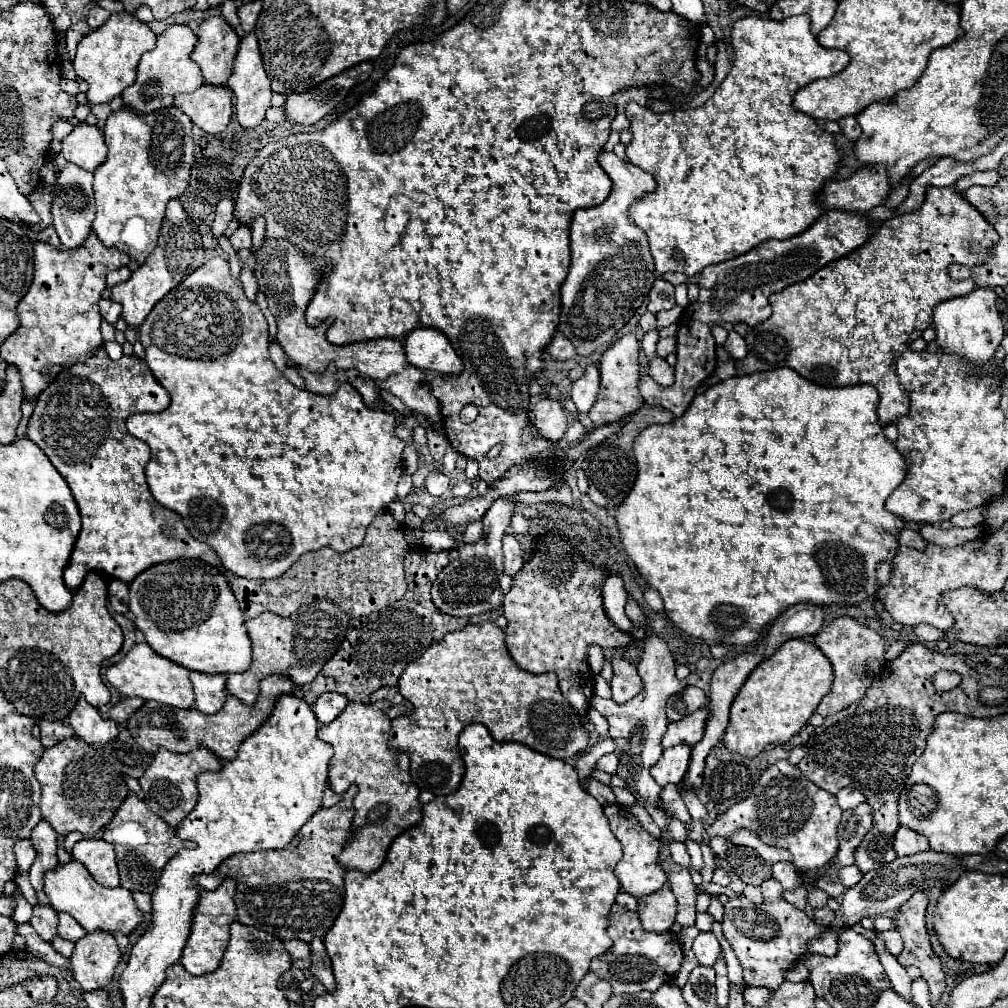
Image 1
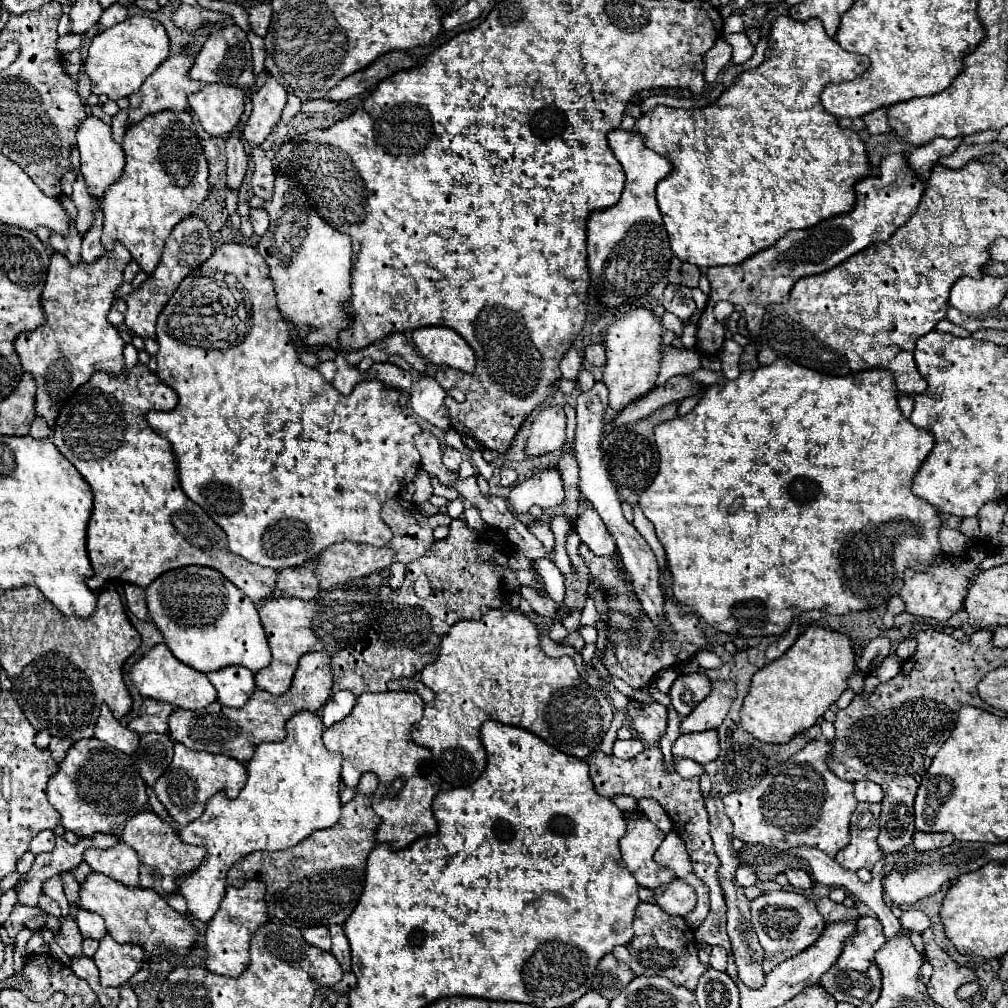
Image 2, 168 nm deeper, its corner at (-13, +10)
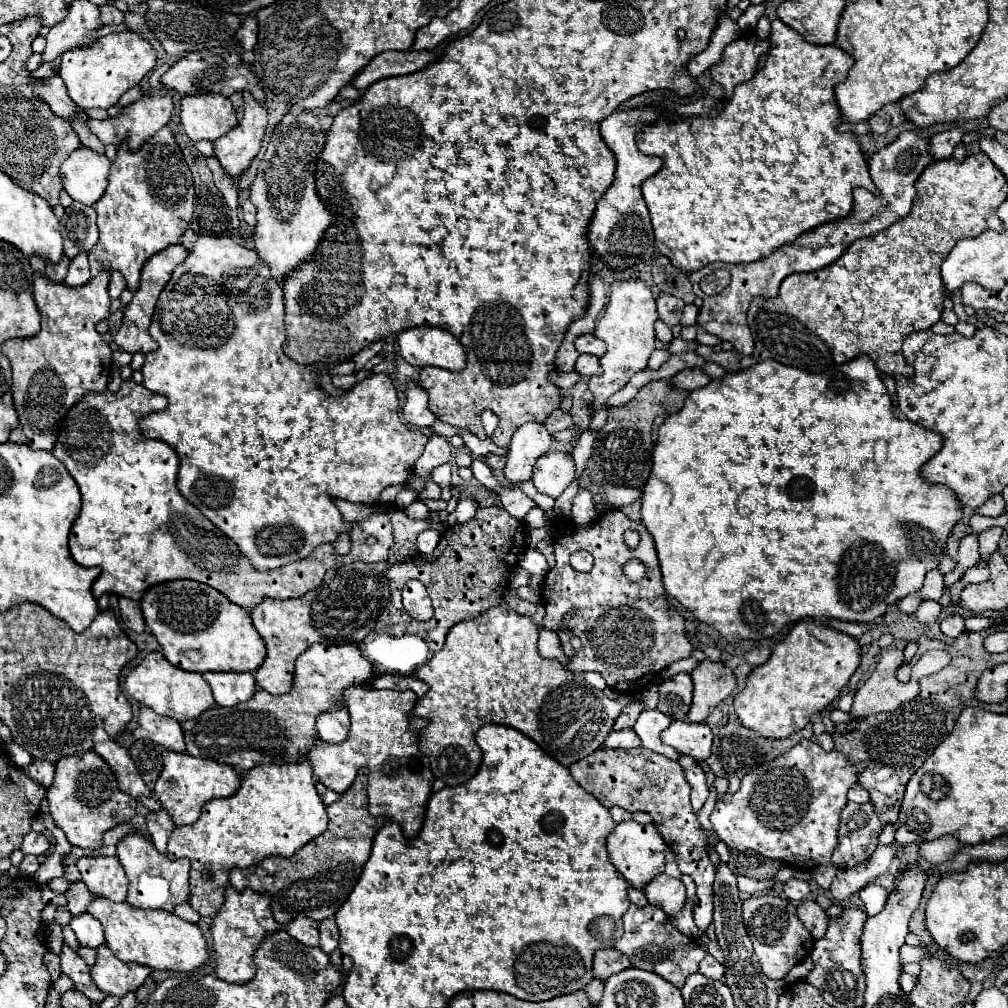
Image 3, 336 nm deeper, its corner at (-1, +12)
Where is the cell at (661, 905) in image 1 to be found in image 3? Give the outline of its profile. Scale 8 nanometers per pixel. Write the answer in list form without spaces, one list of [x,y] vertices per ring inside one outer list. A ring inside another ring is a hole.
[[[658,875],[654,881],[650,881],[644,887],[644,893],[648,897],[648,903],[654,907],[660,907],[666,915],[678,913],[684,903],[686,903],[686,889],[680,879],[668,877],[668,875]]]

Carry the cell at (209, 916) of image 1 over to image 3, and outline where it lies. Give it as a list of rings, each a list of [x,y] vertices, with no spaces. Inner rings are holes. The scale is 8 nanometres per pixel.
[[[234,887],[226,889],[226,901],[222,909],[216,913],[212,923],[212,939],[214,939],[214,951],[216,951],[216,977],[228,981],[228,983],[248,983],[256,975],[254,965],[254,953],[264,941],[266,935],[280,931],[282,925],[274,921],[274,915],[270,913],[270,897],[258,895],[252,889],[236,891]]]

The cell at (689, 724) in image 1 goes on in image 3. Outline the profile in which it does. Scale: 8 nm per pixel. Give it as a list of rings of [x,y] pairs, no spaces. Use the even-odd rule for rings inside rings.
[[[710,659],[700,661],[690,675],[694,681],[694,699],[686,721],[704,723],[714,707],[732,693],[736,687],[736,675],[722,661]]]

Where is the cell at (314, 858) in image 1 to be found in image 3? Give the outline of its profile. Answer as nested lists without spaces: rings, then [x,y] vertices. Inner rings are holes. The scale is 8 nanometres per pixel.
[[[360,769],[352,787],[342,793],[340,801],[328,805],[326,813],[330,821],[324,835],[304,845],[294,857],[268,857],[248,869],[232,869],[230,873],[230,885],[234,889],[254,889],[256,893],[268,893],[272,897],[272,911],[280,925],[290,923],[296,915],[306,915],[316,921],[332,917],[354,889],[368,861],[372,839],[384,823],[382,817],[368,813],[366,769]]]

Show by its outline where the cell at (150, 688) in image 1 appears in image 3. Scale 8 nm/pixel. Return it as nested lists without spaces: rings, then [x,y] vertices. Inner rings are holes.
[[[160,651],[148,653],[144,657],[144,661],[128,673],[126,691],[138,703],[142,703],[144,707],[150,707],[154,713],[158,713],[162,717],[170,717],[180,723],[194,719],[194,717],[200,717],[202,711],[212,709],[216,705],[214,697],[210,693],[210,685],[206,685],[202,675],[176,669]]]

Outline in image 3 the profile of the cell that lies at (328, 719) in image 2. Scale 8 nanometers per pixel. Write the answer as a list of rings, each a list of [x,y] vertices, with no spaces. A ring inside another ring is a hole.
[[[346,707],[332,709],[330,713],[322,713],[316,723],[318,723],[316,729],[318,729],[320,739],[330,745],[342,743],[348,735],[348,729],[350,729],[350,717],[348,717]]]

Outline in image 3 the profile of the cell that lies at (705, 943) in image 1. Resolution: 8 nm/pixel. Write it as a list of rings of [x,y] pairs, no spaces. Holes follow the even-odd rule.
[[[706,955],[704,961],[700,963],[700,973],[710,977],[710,979],[722,979],[724,977],[724,965],[718,963],[712,955]]]

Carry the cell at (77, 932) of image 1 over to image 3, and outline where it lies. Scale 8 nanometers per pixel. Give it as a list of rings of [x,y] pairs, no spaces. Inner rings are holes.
[[[82,913],[82,915],[72,917],[70,927],[74,929],[80,945],[86,945],[86,947],[90,947],[90,949],[98,949],[100,945],[106,943],[104,929],[102,929],[100,921],[96,921],[96,919],[94,919],[92,915],[88,915],[88,913]]]

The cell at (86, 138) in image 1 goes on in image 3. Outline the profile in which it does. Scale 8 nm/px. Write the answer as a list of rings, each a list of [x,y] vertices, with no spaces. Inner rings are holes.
[[[86,147],[74,151],[62,165],[60,177],[66,193],[84,205],[94,205],[106,191],[110,161]]]

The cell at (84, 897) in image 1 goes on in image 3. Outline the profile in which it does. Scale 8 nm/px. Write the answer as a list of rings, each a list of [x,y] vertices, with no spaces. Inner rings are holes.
[[[96,897],[88,905],[88,913],[96,917],[106,931],[106,945],[124,963],[138,963],[158,971],[194,971],[210,961],[208,943],[198,929],[174,913],[160,909],[136,909],[128,903],[114,903],[104,897]]]

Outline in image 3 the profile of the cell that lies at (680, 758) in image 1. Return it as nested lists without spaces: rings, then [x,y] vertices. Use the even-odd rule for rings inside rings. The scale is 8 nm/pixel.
[[[672,721],[670,727],[662,731],[662,741],[682,755],[706,761],[712,749],[712,731],[706,723]]]

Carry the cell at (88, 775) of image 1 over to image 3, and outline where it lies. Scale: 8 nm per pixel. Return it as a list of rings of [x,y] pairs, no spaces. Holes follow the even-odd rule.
[[[94,751],[64,757],[62,761],[58,761],[54,783],[48,789],[48,803],[54,823],[64,831],[68,841],[74,847],[90,851],[102,847],[102,835],[108,829],[124,821],[130,821],[136,815],[138,805],[136,799],[118,789],[114,773],[106,765],[106,761],[98,757]]]

